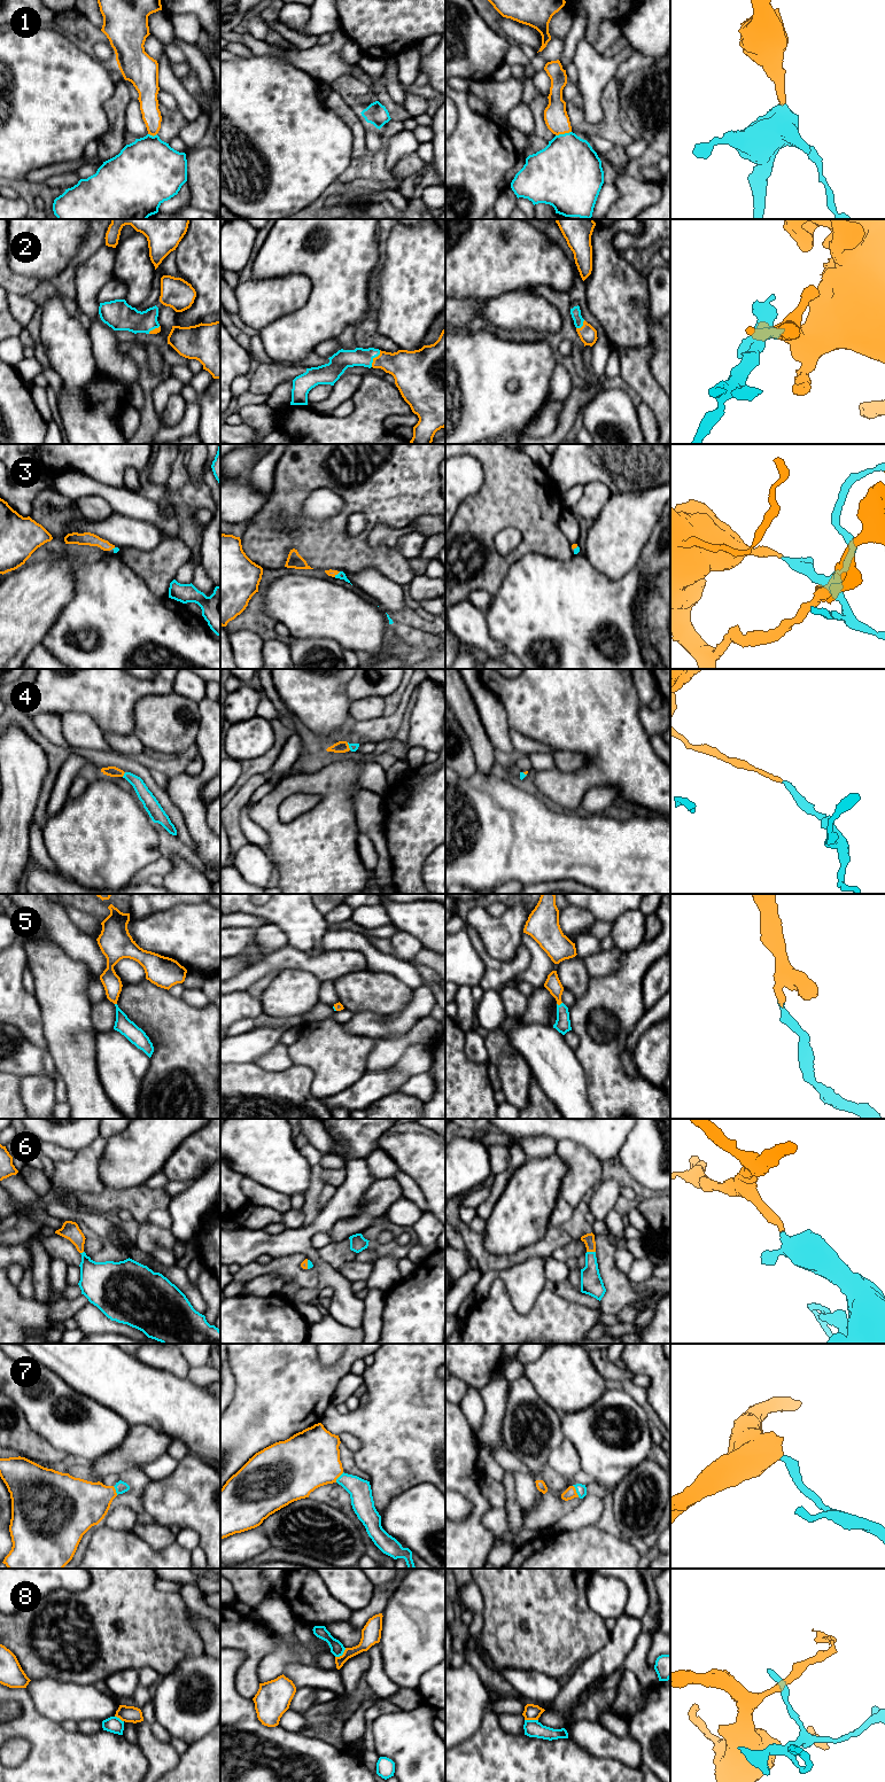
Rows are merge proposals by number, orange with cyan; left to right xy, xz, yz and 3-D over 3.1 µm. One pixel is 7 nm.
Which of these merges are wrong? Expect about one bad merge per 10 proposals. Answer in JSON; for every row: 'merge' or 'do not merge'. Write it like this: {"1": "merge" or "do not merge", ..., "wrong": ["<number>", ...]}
{"1": "merge", "2": "merge", "3": "merge", "4": "merge", "5": "merge", "6": "merge", "7": "merge", "8": "do not merge", "wrong": ["8"]}

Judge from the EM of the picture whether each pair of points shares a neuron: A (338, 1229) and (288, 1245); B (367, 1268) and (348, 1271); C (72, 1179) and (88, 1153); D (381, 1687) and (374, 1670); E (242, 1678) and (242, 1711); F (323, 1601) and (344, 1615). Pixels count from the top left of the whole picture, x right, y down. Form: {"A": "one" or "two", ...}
{"A": "two", "B": "one", "C": "one", "D": "one", "E": "two", "F": "one"}

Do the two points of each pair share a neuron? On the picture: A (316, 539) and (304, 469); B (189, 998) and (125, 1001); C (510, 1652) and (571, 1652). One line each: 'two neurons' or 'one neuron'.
A: one neuron
B: two neurons
C: one neuron

